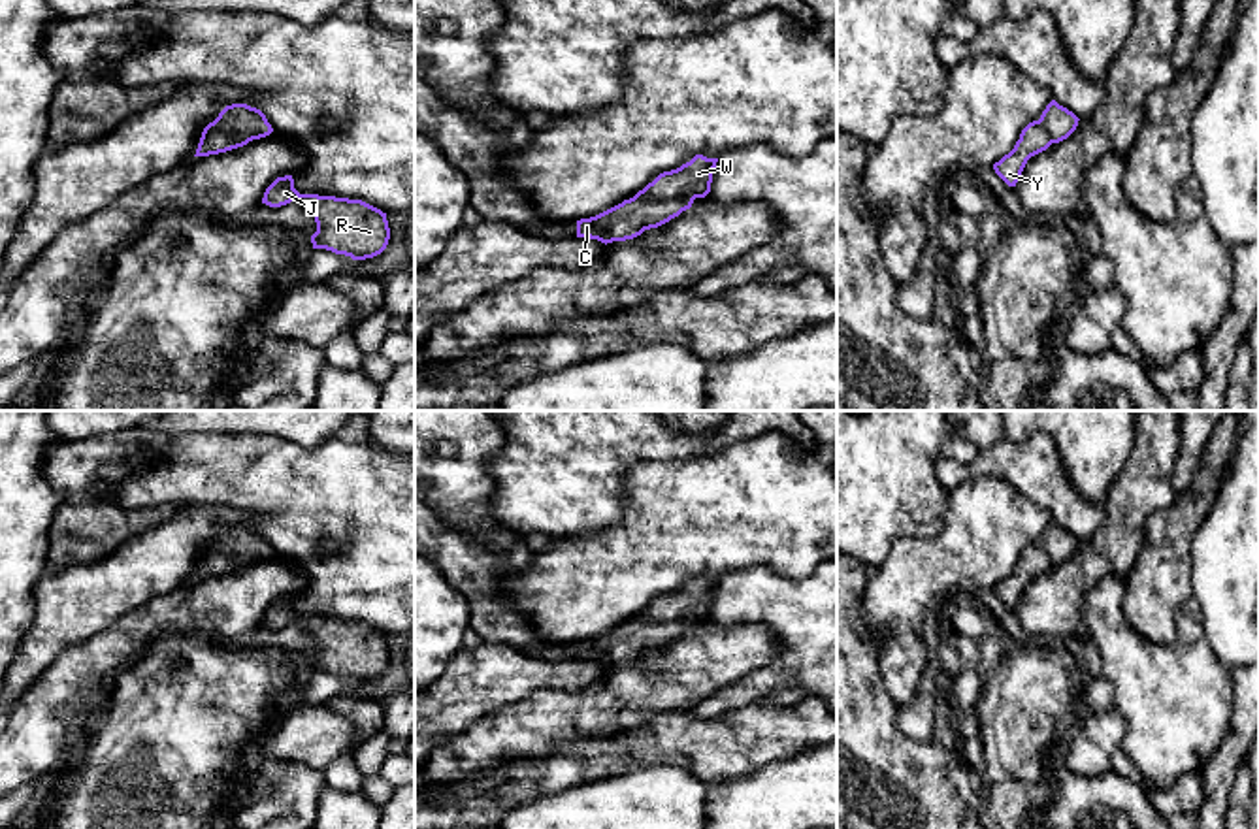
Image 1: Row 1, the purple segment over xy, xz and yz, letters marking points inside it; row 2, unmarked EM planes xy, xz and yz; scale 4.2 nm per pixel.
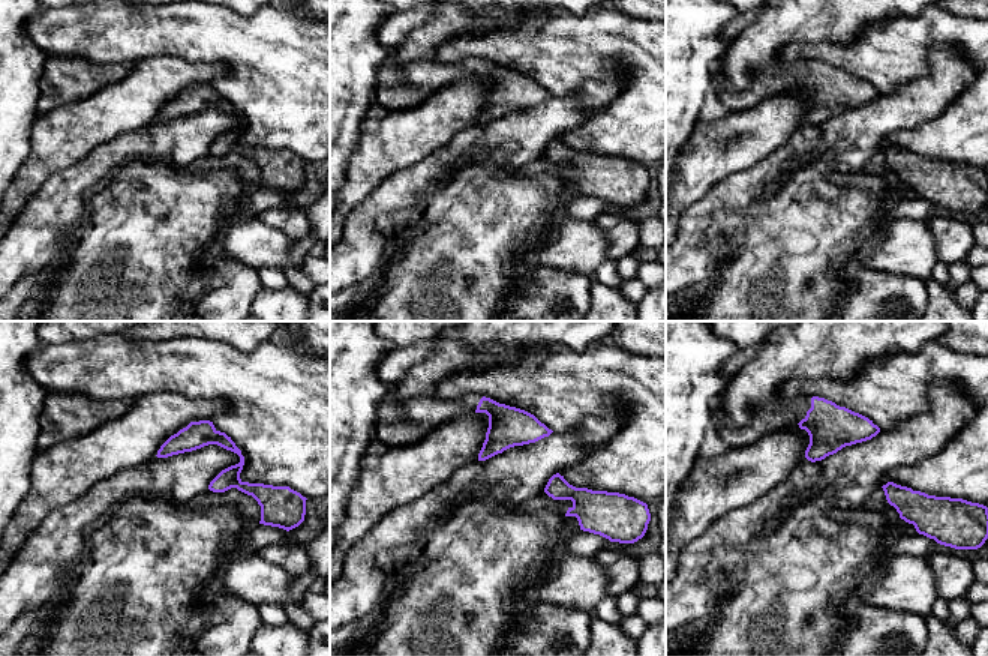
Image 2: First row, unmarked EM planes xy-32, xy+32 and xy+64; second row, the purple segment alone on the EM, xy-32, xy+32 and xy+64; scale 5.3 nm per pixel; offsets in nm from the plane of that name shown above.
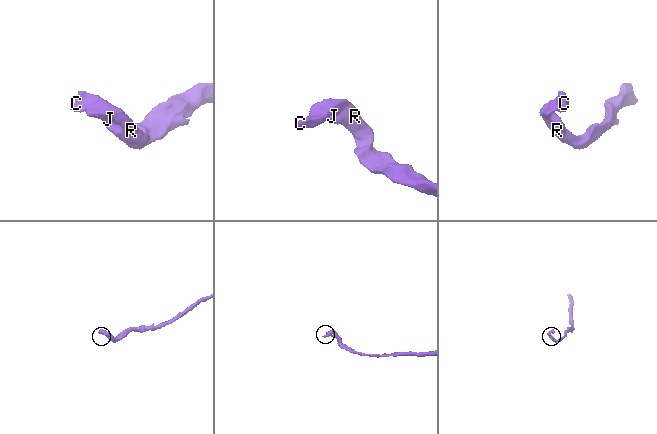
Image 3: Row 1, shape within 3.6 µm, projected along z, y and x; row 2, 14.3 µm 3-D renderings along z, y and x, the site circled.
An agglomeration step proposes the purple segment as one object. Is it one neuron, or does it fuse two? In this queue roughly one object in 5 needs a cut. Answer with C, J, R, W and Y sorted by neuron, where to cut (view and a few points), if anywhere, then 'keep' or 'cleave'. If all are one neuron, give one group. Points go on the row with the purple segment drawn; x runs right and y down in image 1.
C J R W Y; no cut; keep

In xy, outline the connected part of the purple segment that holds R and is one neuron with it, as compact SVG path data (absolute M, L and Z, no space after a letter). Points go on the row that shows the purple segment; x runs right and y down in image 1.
M292 175L277 177L264 192L262 203L281 207L300 202L315 215L313 249L366 260L381 254L390 239L386 213L362 202L335 196L300 194Z

